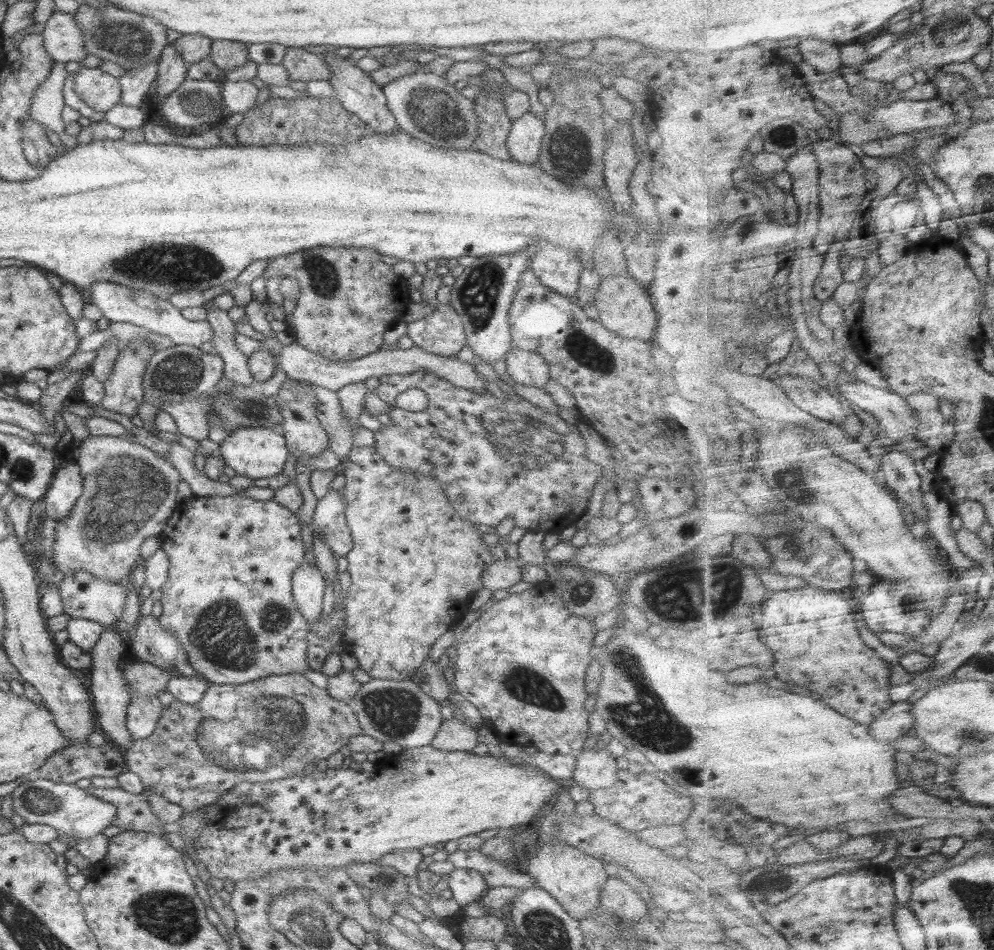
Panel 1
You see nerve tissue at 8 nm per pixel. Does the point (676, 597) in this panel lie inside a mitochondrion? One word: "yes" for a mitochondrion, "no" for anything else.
yes

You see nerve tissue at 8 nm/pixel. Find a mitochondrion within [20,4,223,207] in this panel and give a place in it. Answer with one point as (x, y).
(131, 40)

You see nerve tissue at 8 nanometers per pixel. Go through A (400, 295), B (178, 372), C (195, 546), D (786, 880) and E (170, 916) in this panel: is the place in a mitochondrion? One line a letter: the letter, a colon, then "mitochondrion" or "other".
A: other
B: mitochondrion
C: other
D: mitochondrion
E: mitochondrion

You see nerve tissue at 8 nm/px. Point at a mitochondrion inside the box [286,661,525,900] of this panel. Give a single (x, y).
(396, 711)

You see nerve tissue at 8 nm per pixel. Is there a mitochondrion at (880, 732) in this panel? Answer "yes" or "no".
no

